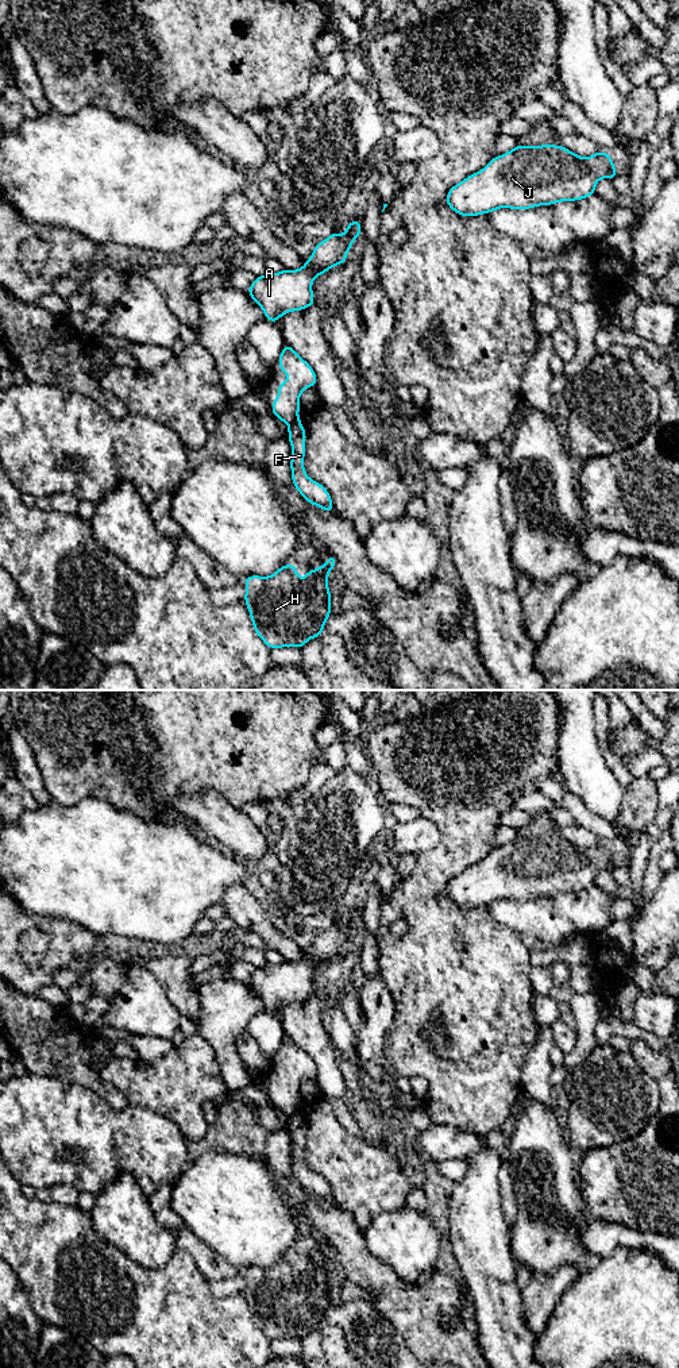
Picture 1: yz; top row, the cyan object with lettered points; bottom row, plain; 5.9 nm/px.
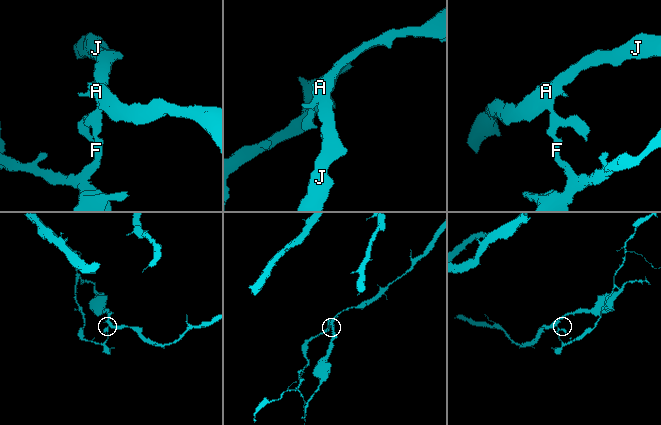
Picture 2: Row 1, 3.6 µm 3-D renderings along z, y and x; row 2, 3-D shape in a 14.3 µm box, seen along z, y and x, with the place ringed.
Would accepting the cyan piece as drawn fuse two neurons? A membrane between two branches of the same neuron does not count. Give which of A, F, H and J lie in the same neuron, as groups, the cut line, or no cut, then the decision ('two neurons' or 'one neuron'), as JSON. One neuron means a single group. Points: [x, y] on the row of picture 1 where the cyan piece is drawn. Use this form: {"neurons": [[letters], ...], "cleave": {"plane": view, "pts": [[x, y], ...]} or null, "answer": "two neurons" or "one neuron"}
{"neurons": [["A", "J"], ["F", "H"]], "cleave": {"plane": "yz", "pts": [[297, 416], [288, 424]]}, "answer": "two neurons"}

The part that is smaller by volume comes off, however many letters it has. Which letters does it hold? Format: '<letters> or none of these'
F, H

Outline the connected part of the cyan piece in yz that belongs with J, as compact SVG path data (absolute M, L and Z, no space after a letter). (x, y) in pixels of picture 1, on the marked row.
M518 143L510 151L490 159L482 170L451 186L445 203L455 213L467 217L490 213L501 208L531 209L587 199L595 193L598 180L613 180L617 176L614 162L607 151L598 151L582 158L564 146L528 147Z

